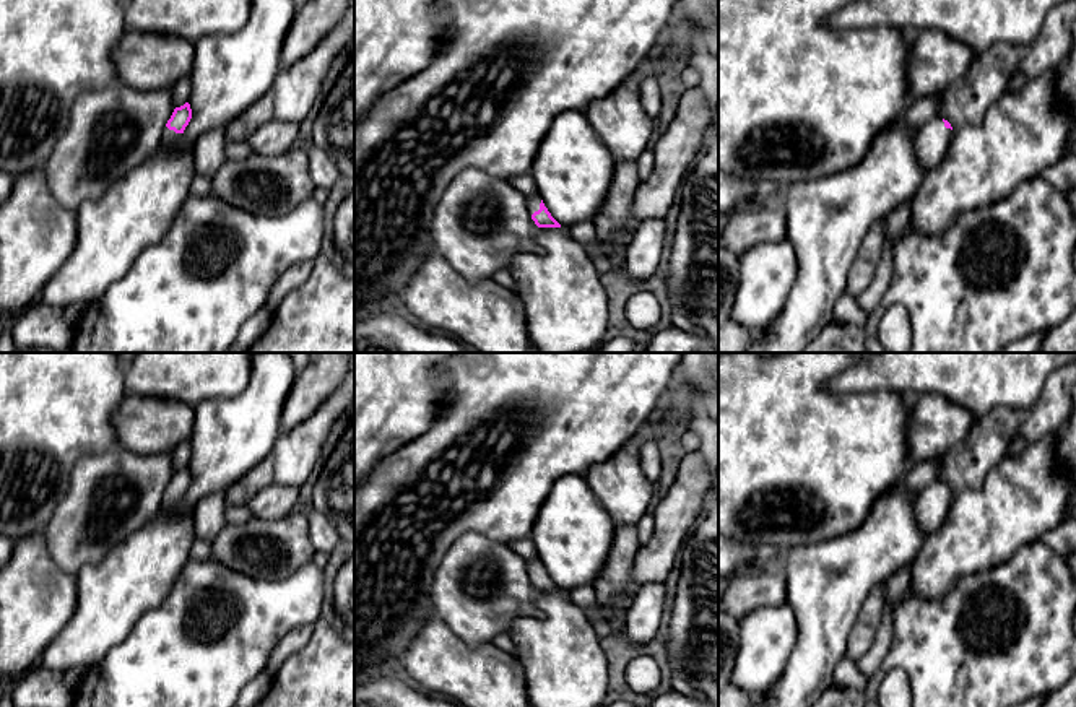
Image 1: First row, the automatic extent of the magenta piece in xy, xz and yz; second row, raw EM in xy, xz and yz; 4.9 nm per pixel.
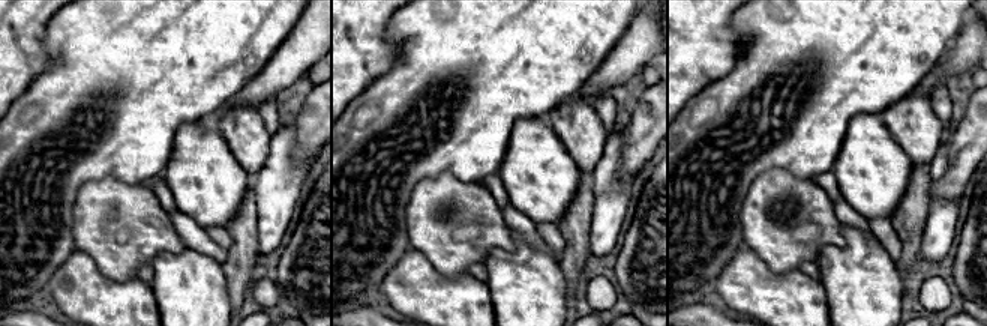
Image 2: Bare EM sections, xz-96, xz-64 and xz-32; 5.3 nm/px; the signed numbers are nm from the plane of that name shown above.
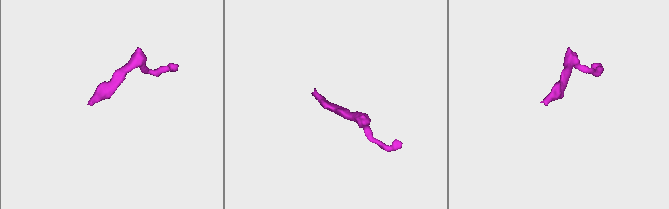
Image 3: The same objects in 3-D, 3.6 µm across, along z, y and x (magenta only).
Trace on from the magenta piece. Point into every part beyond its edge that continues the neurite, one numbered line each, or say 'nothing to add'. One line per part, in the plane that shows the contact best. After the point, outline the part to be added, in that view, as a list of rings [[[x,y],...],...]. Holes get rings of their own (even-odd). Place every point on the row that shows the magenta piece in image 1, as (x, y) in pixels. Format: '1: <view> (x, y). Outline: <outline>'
1: xz (533, 202). Outline: [[[535,193],[533,197],[527,197],[527,208],[530,216],[540,210],[540,203],[541,203],[541,198],[538,193]]]

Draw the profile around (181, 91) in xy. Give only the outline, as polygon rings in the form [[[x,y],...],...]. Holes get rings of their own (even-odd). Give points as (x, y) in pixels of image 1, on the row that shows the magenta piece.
[[[184,78],[180,81],[177,81],[172,86],[172,101],[174,101],[174,107],[180,107],[185,102],[189,102],[190,99],[190,91],[192,91],[192,85],[189,78]]]

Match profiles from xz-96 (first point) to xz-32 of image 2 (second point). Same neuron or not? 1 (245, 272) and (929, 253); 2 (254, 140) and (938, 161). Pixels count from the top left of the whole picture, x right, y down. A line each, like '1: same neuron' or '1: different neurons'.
1: different neurons
2: different neurons

